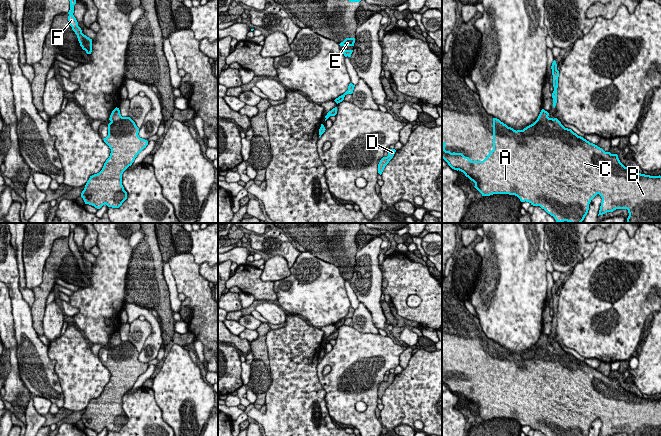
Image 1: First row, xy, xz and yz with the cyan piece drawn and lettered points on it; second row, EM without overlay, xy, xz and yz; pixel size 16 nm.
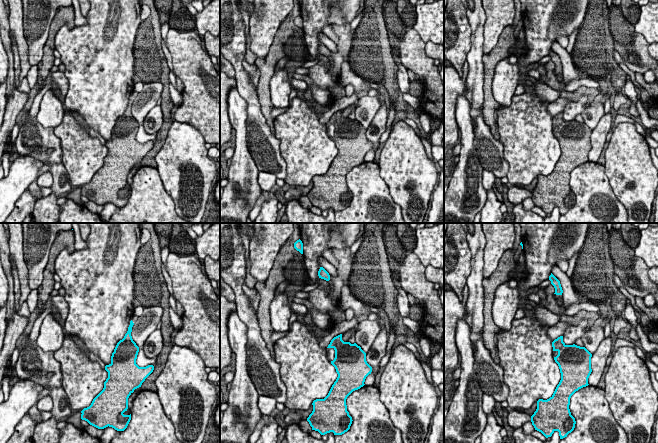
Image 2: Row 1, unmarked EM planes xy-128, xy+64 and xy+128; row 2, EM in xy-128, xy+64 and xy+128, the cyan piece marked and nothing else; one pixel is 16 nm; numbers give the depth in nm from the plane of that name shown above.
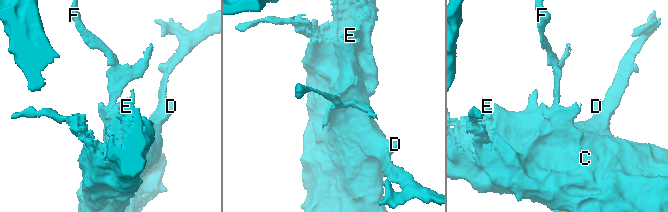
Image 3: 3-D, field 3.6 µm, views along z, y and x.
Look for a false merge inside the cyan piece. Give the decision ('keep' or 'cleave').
keep

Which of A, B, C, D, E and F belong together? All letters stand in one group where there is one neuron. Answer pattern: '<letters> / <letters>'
A B C D E F

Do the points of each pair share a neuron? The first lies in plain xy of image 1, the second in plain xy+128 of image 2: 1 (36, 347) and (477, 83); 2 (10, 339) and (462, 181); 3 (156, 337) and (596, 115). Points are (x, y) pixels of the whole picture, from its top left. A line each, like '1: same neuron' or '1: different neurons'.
1: different neurons
2: same neuron
3: different neurons

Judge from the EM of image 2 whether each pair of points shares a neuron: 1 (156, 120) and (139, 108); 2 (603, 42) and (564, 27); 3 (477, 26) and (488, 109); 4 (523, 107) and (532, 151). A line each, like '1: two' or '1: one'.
1: two
2: two
3: two
4: one

